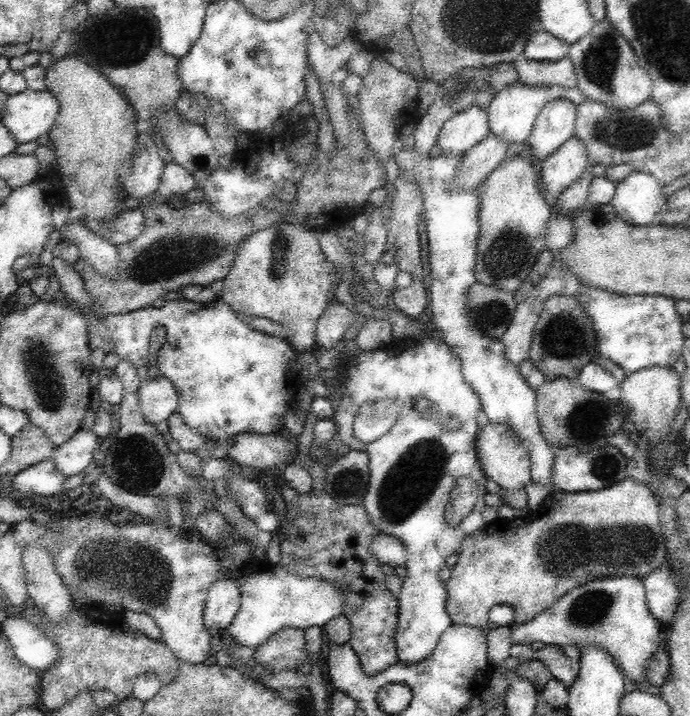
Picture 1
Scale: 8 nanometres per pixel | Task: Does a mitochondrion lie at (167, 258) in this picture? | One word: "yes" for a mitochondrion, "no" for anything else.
yes

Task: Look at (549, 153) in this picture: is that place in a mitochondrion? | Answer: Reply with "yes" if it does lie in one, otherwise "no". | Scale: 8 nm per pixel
no

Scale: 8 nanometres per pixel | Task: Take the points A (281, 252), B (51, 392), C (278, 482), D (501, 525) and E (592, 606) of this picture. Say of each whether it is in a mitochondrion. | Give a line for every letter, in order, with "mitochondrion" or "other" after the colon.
A: mitochondrion
B: mitochondrion
C: other
D: other
E: mitochondrion

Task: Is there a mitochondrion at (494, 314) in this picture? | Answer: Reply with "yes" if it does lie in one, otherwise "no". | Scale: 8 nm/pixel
yes

